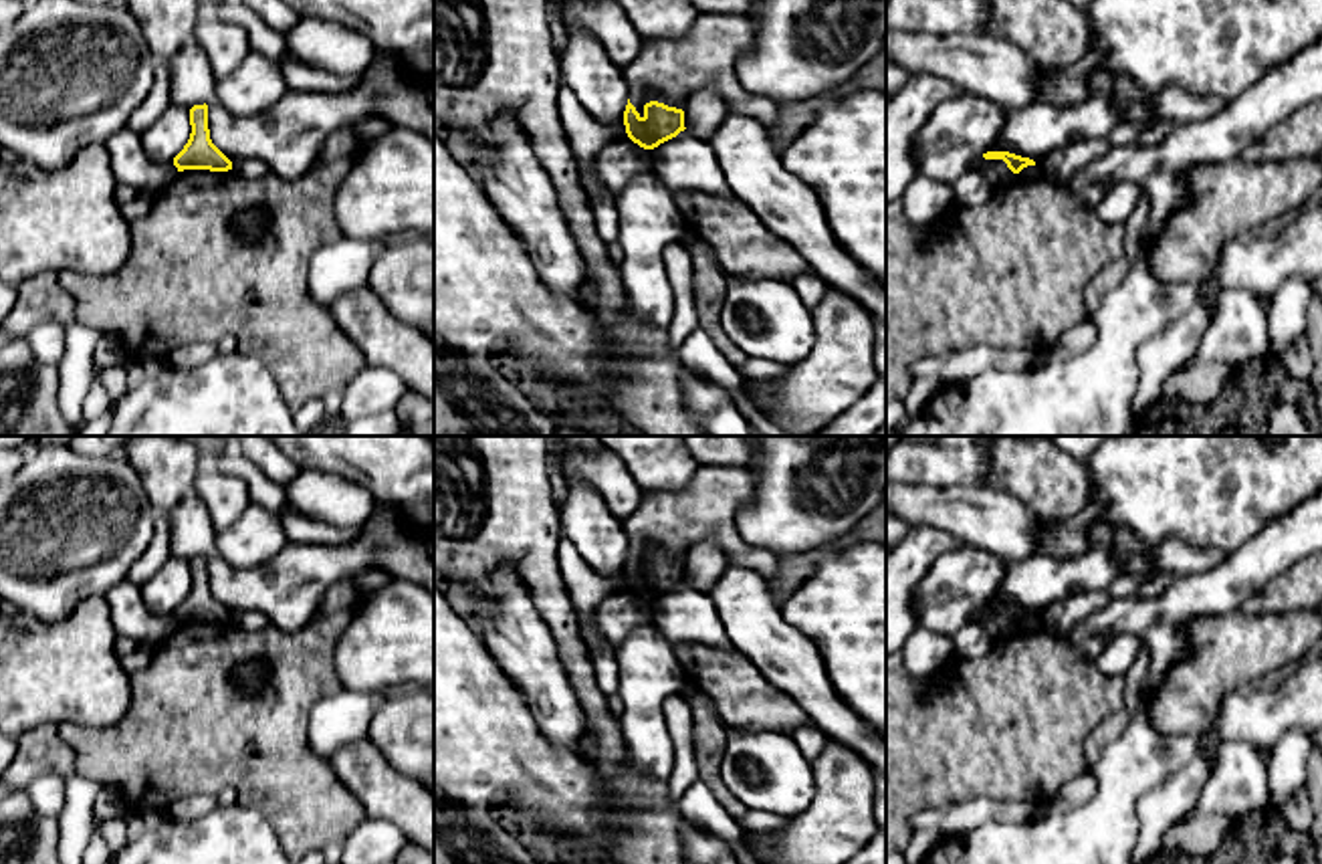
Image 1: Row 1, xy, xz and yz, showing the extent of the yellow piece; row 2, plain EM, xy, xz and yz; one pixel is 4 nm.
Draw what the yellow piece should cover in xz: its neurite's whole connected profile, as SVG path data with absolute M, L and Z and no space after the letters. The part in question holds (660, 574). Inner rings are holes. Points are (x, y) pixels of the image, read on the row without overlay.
M698 466L678 493L644 493L644 501L624 523L630 551L624 563L628 589L644 602L684 583L684 553L700 539L714 539L729 561L747 565L771 579L779 557L745 541L739 509L751 499L755 472Z

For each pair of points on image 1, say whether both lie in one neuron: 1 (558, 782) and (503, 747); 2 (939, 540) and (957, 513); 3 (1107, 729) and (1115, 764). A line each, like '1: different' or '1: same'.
1: same
2: different
3: different

